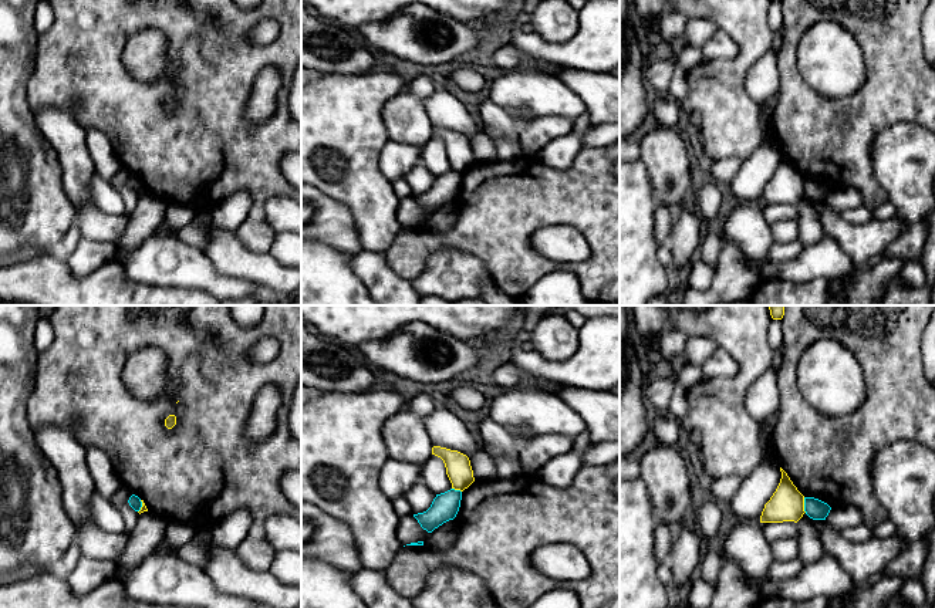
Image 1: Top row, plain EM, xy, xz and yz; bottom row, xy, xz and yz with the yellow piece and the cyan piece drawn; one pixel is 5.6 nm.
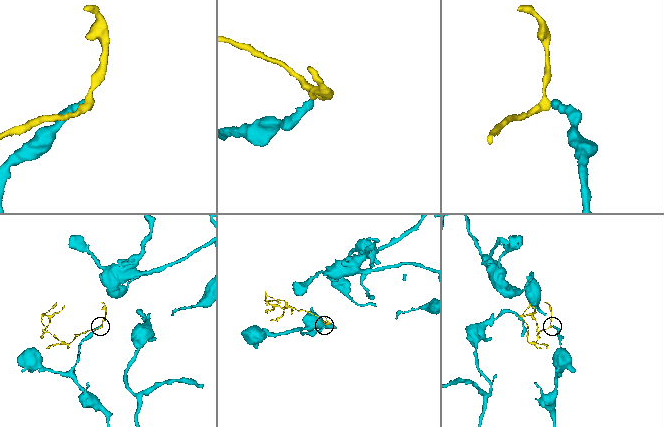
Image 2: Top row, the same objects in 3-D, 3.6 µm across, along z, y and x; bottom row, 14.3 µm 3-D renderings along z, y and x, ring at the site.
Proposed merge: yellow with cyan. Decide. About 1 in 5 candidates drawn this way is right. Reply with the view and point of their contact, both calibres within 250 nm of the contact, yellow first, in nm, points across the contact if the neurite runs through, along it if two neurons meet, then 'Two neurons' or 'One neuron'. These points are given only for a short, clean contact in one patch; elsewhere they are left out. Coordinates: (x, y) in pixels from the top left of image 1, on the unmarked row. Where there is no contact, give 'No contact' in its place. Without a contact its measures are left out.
Touches yellow at yz (803, 186). Thickness 190 nm (yellow) against 120 nm. Boundary: yz (803, 179), (803, 191), (806, 193). Two neurons

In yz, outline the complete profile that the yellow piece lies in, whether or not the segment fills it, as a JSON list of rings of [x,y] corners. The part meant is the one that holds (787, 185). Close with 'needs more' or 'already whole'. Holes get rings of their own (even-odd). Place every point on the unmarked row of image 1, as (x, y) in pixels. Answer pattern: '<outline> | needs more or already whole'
[[[782,149],[780,153],[780,165],[770,182],[764,186],[760,205],[797,205],[806,195],[804,178],[797,172],[797,169]]] | already whole

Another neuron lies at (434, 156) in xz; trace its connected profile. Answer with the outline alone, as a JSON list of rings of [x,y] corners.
[[[435,136],[422,146],[421,163],[425,165],[435,176],[441,176],[452,170],[443,142]]]

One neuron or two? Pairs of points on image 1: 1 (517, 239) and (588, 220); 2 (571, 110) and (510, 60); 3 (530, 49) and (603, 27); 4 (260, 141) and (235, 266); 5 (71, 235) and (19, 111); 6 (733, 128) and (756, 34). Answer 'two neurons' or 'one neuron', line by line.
1: one neuron
2: two neurons
3: one neuron
4: two neurons
5: two neurons
6: one neuron

